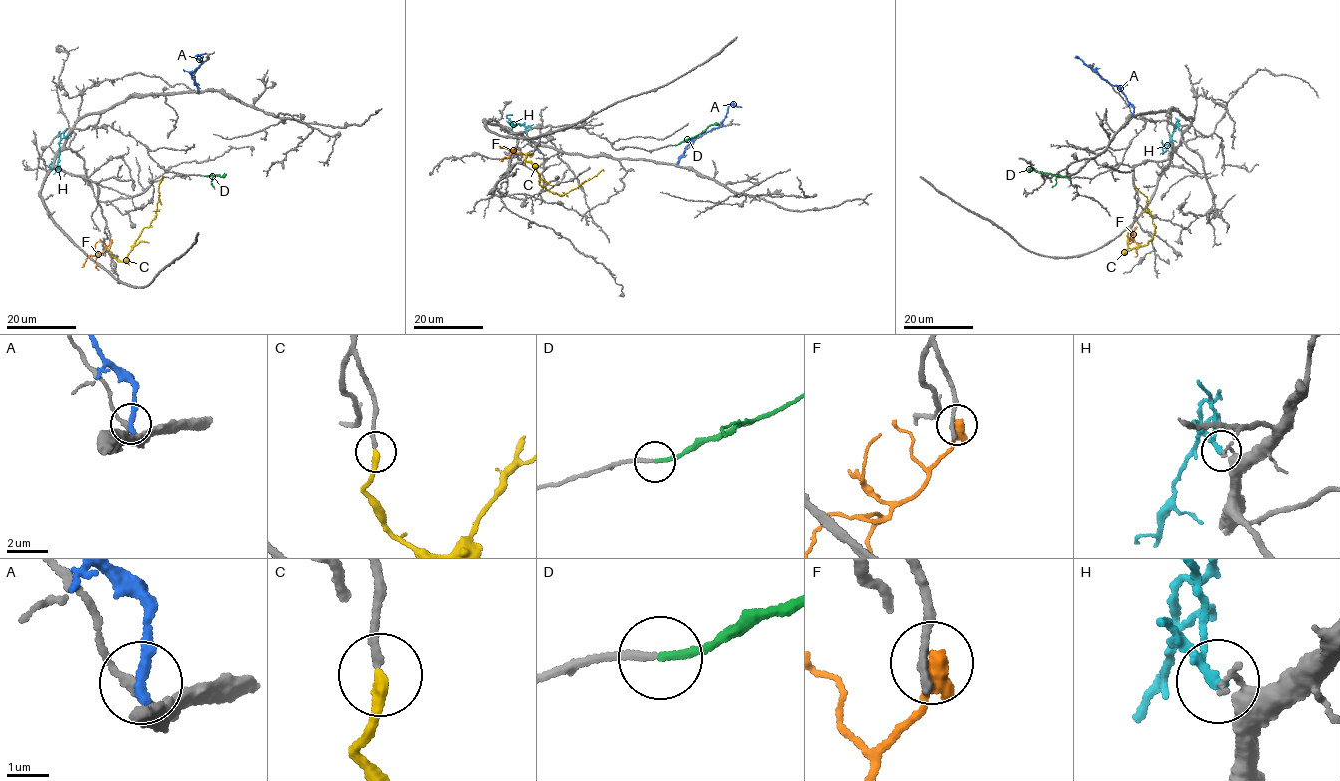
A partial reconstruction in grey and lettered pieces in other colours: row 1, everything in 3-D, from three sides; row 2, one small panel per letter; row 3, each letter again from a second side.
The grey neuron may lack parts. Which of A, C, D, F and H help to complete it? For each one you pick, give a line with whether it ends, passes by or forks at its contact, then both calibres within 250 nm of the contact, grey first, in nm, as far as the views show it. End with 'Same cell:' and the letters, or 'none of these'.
C: it ends there; 180 nm thick on the grey side, 280 nm on the other
D: it ends there; 170 nm thick on the grey side, 180 nm on the other
Same cell: C, D

